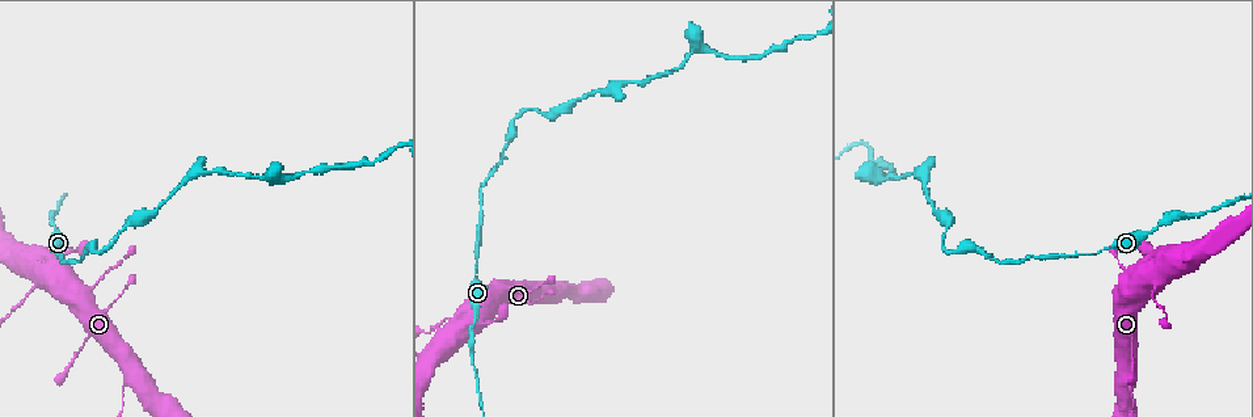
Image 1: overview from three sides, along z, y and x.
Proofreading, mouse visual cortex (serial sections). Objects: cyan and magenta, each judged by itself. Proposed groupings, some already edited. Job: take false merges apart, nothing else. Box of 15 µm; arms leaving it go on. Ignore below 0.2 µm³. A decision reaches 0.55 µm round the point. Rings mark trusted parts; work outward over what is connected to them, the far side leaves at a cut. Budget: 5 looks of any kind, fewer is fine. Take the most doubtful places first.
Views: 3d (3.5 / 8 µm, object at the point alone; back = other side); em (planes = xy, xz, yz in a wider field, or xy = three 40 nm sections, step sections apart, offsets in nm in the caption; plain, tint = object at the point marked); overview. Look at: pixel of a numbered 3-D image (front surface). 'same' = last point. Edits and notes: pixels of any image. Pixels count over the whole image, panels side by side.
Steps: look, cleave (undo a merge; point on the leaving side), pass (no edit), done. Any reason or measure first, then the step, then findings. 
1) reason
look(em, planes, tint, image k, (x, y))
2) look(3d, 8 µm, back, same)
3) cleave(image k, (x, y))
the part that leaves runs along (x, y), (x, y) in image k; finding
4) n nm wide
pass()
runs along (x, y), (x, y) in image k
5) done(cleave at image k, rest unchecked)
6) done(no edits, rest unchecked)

a fork
look(3d, 3.5 µm, image 1, (696, 49))

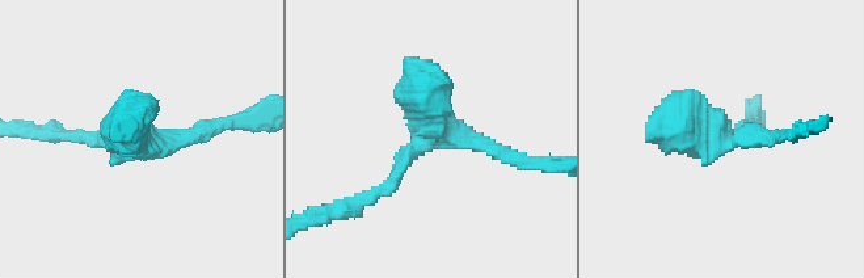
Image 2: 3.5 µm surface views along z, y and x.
shape alone is not enough
look(em, xy, step 3, tint, image 2, (432, 133))

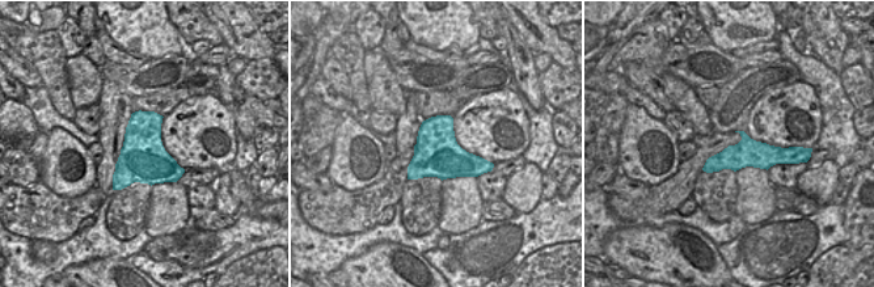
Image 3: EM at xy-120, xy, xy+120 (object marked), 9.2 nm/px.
pass()
runs along (785, 155), (740, 155), (706, 168) in image 3; one cell here

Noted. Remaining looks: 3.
look(3d, 3.5 µm, image 1, (125, 383))

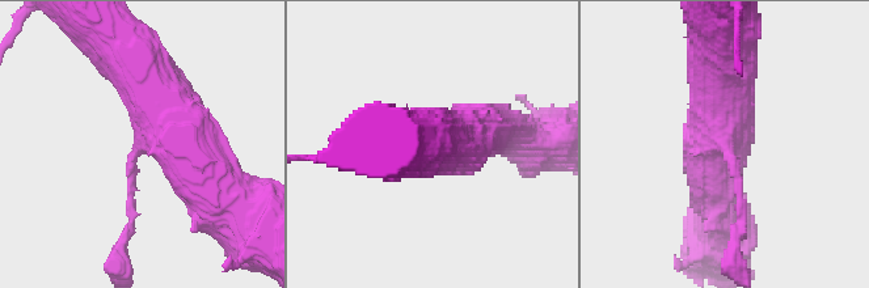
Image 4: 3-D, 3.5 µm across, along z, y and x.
look(em, planes, tint, image 4, (140, 148))

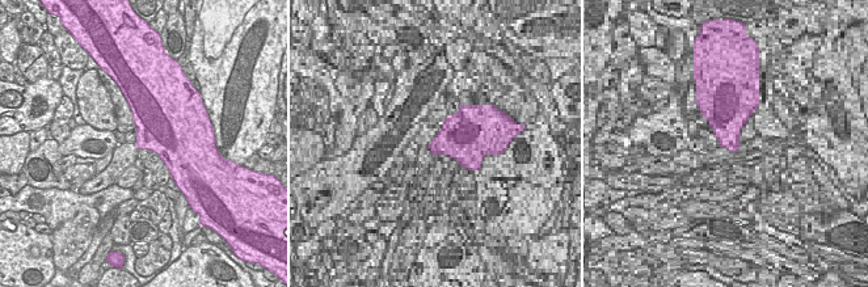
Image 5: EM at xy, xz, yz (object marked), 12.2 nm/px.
pass()
runs along (123, 45), (164, 126), (220, 194) in image 4; continuous, no second cell

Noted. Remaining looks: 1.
done(no edits, rest unchecked)

